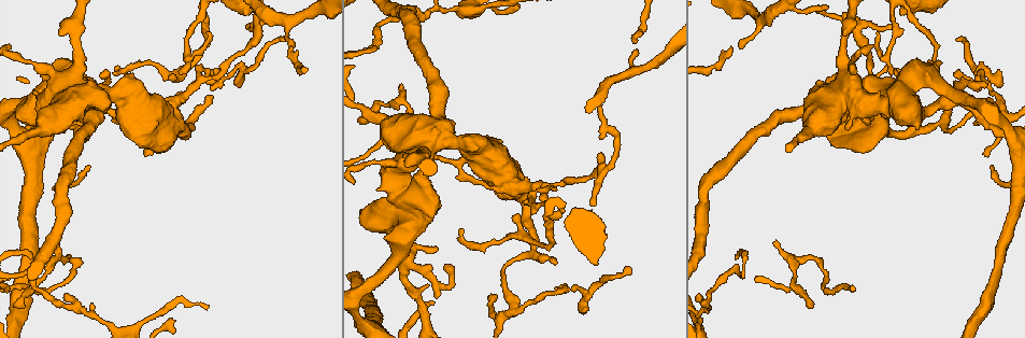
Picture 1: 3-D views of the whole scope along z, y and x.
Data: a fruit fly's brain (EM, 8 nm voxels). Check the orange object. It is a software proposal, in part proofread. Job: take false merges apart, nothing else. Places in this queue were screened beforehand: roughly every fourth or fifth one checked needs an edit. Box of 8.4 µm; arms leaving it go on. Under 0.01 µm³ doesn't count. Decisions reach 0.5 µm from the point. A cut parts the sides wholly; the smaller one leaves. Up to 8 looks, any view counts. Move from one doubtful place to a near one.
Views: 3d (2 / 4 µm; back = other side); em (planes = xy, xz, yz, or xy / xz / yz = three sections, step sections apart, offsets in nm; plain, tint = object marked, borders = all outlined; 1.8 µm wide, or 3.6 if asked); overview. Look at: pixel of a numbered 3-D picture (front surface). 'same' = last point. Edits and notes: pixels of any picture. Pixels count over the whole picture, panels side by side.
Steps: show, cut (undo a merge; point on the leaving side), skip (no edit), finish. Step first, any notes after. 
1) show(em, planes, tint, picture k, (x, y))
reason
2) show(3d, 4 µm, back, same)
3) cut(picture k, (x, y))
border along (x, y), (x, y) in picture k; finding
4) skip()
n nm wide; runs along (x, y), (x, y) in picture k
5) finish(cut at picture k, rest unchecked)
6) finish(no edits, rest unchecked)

show(3d, 4 µm, picture 1, (822, 267))
sharp bend

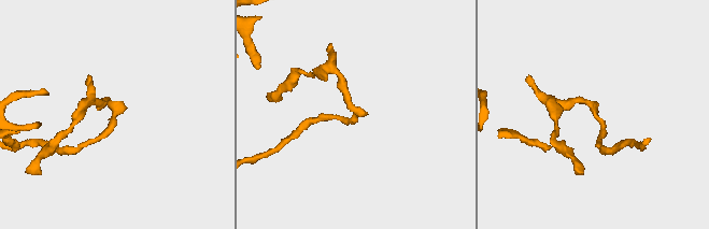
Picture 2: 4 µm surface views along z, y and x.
show(em, planes, tint, picture 2, (113, 114))
shape alone is not enough

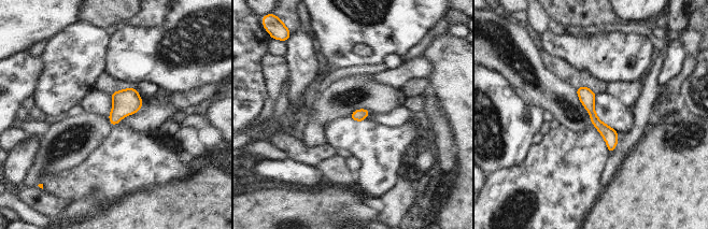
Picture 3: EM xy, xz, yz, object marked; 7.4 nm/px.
skip()
all the same neuron

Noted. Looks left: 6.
show(em, planes, tint, picture 1, (378, 42))
sharp bend

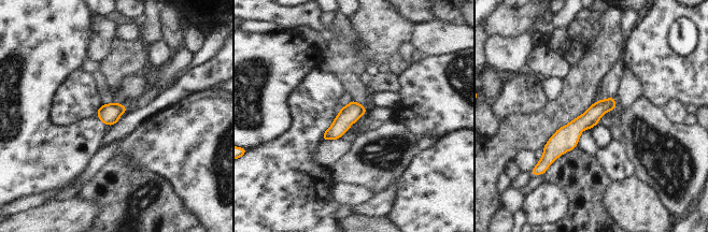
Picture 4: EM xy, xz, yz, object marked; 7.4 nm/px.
skip()
140 nm wide; continuous, no second neuron

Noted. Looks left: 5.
show(3d, 4 µm, picture 1, (999, 105))
looks like a crossing

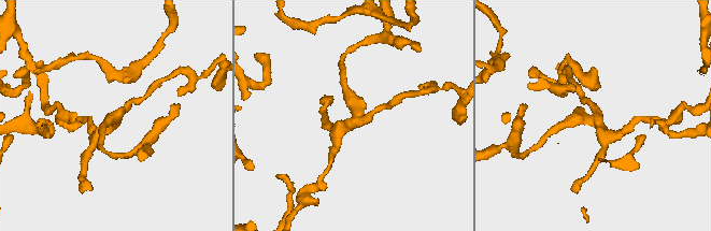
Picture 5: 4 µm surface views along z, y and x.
show(em, planes, tint, picture 5, (118, 115))

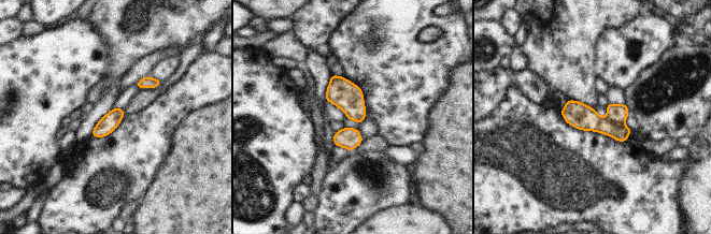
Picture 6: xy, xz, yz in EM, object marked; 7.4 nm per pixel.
skip()
runs along (564, 112), (611, 126), (624, 139) in picture 6; all the same neuron

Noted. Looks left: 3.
finish(no edits, rest unchecked)

